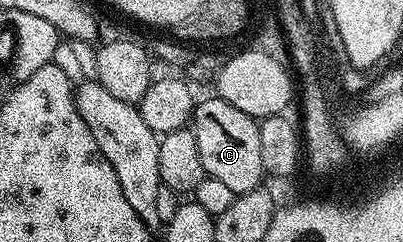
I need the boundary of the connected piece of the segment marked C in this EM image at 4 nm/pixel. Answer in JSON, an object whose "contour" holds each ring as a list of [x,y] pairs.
{"contour":[[[210,96],[194,105],[191,129],[195,144],[199,144],[199,160],[203,160],[208,177],[220,180],[224,186],[231,188],[235,196],[251,192],[262,185],[261,128],[251,116],[239,112],[239,108],[227,104],[221,98]]]}

